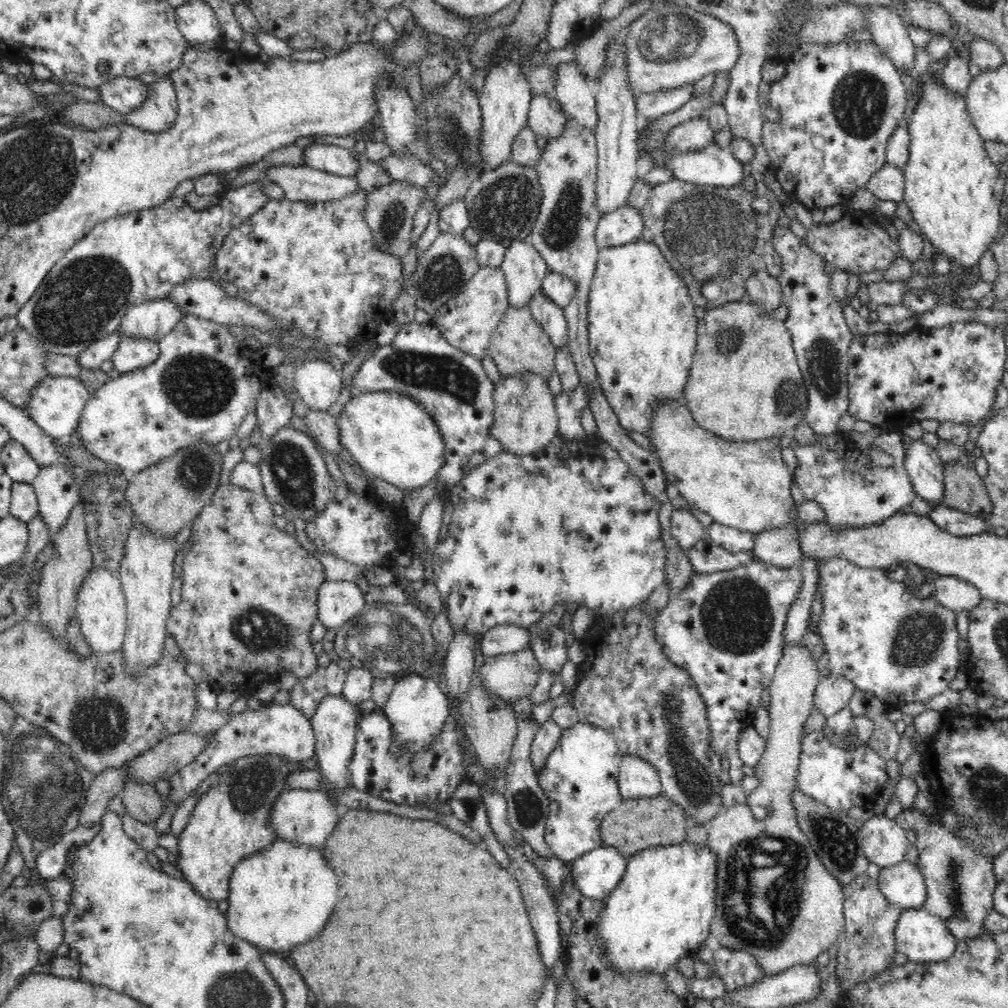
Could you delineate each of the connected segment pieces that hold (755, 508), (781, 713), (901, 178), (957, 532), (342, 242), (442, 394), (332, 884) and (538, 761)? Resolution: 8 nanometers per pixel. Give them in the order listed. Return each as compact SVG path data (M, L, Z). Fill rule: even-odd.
M666 400L654 406L648 438L655 447L666 481L678 488L680 496L714 519L718 524L758 534L767 529L790 527L798 518L797 505L791 494L792 473L782 461L780 437L770 437L754 442L736 442L716 438L706 432L692 416L683 400Z
M802 642L798 645L784 645L782 658L768 686L771 723L764 752L755 764L755 768L756 779L767 784L766 787L771 794L770 802L773 807L771 814L763 820L758 820L754 817L748 803L736 804L732 808L723 810L718 817L714 817L707 824L709 829L706 845L717 856L716 910L710 923L709 934L715 936L721 946L750 953L757 960L762 973L766 975L774 975L796 965L813 964L822 952L826 952L837 941L838 933L845 921L843 887L826 870L820 856L812 848L810 838L807 838L798 824L796 811L792 805L792 794L797 786L804 723L814 708L816 685L825 675L823 664L818 647L813 648L809 653Z
M886 164L873 174L866 189L874 193L880 200L891 200L899 203L905 193L905 176L903 170Z
M944 504L936 506L928 516L941 530L954 536L982 535L989 525L978 515L966 515Z
M358 188L352 196L346 196L342 200L328 200L327 202L302 202L282 198L280 200L268 200L258 212L255 212L246 222L242 222L233 228L223 240L221 247L215 254L215 266L224 280L232 282L238 288L238 297L246 300L256 307L276 317L282 331L293 331L296 329L304 338L322 342L324 348L332 344L344 344L346 348L362 345L368 340L375 338L378 325L394 319L392 307L396 298L402 294L405 284L401 258L392 256L374 246L372 231L365 221L365 208L369 193Z
M416 321L401 324L394 340L379 346L373 355L361 364L353 376L352 394L372 391L396 391L408 395L422 403L422 407L432 416L438 431L444 439L446 458L436 481L441 491L446 486L460 482L462 477L479 464L503 452L501 444L491 433L494 424L494 383L484 373L481 359L450 344L434 324L418 324Z
M274 840L268 849L242 859L234 867L229 882L227 928L234 937L253 944L262 951L288 954L294 946L312 940L322 932L328 914L338 900L338 878L326 866L322 848L310 848L289 840Z
M549 718L535 734L531 746L531 761L534 771L539 774L548 760L551 752L558 746L563 729Z

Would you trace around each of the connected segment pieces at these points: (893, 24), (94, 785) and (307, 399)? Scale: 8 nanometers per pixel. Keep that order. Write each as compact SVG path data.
M868 5L867 24L873 35L873 41L892 61L900 72L909 72L914 67L916 47L909 38L908 30L902 18L889 7Z
M125 765L120 769L109 769L94 775L85 798L85 805L80 810L80 826L92 828L101 822L107 811L108 802L121 792L127 776L128 769Z
M310 360L294 372L293 386L310 410L327 410L338 402L342 376L327 361Z

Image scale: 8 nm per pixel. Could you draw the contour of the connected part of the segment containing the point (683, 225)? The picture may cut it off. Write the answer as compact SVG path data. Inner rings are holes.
M749 164L744 165L743 169L748 176L736 187L695 185L676 178L664 181L651 190L650 198L640 209L640 215L644 219L642 239L655 243L673 271L687 284L694 305L706 310L745 300L745 282L754 272L764 269L777 278L781 271L782 261L771 240L773 230L778 225L778 215L784 207L767 185L756 181ZM750 180L757 185L752 196L747 195L742 187Z

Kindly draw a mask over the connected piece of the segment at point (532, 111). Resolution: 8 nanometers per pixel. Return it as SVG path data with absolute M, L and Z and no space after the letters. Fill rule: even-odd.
M540 94L531 99L527 125L548 142L562 136L566 130L566 115L557 99Z

